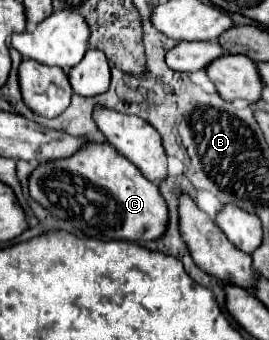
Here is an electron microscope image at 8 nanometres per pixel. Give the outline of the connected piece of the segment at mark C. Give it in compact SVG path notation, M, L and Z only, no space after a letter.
M89 141L87 147L81 147L71 159L39 165L29 179L29 193L55 217L71 221L71 225L79 229L83 235L97 237L103 241L157 241L165 235L169 225L169 209L159 193L159 187L145 179L141 171L131 161L123 159L123 155L119 155L107 141Z

